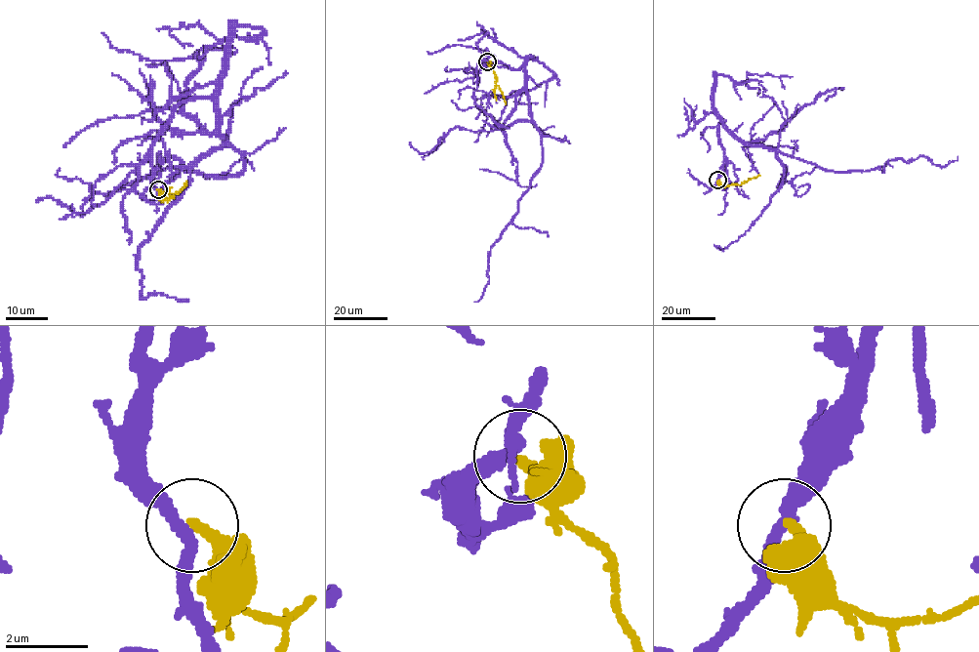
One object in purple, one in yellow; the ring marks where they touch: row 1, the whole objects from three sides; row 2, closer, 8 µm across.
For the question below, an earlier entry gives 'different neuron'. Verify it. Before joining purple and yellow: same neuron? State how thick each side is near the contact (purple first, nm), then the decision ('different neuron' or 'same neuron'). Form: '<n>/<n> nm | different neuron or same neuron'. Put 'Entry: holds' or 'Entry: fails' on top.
Entry: holds
320/280 nm | different neuron

